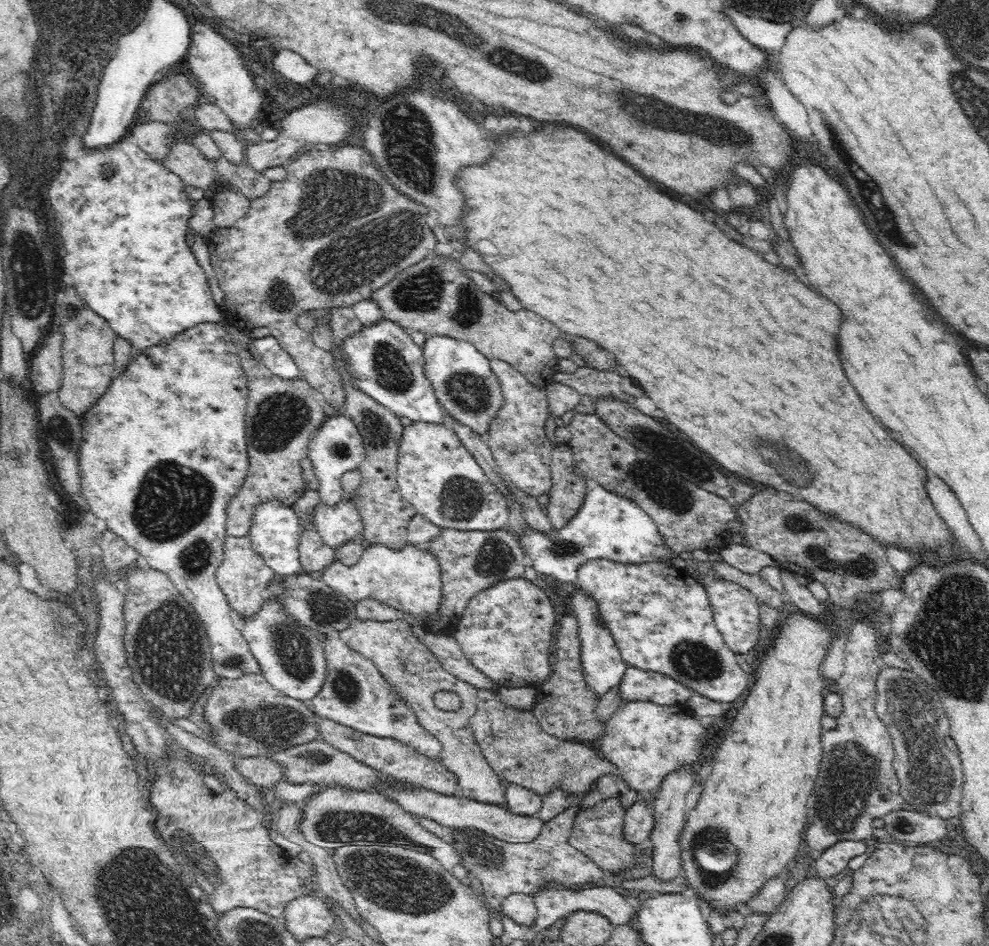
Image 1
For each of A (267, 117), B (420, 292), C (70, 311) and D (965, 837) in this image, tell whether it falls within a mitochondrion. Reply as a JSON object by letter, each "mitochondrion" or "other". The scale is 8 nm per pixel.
{"A":"other","B":"mitochondrion","C":"mitochondrion","D":"other"}

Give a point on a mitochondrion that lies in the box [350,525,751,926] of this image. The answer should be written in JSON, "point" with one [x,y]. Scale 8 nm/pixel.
{"point":[710,849]}

